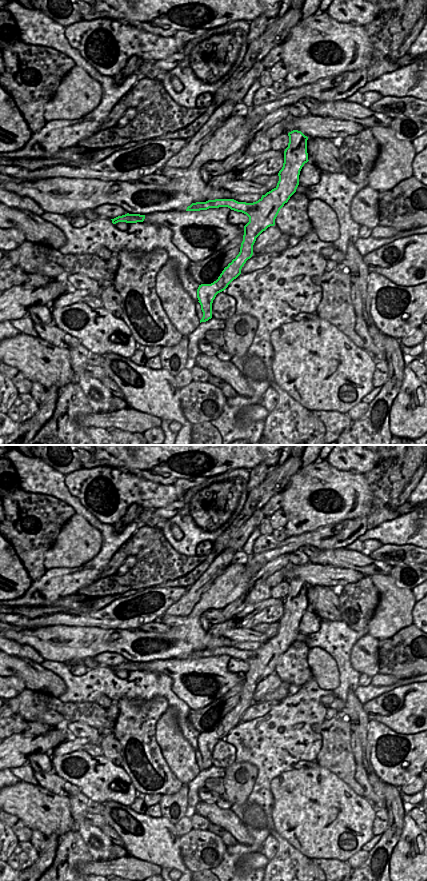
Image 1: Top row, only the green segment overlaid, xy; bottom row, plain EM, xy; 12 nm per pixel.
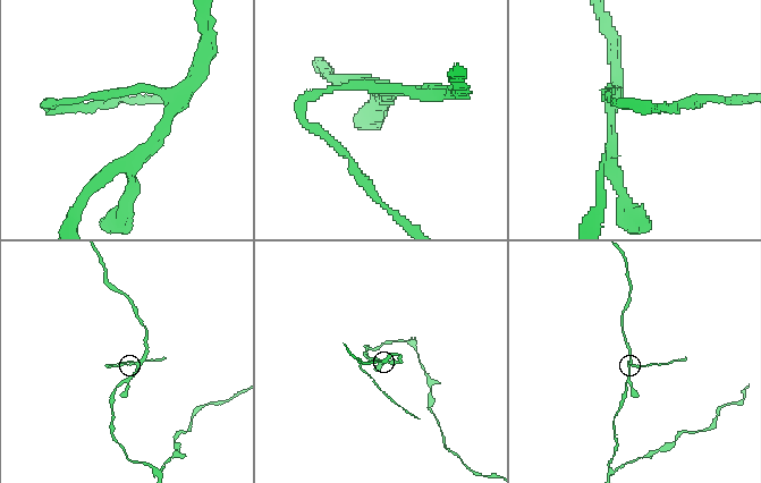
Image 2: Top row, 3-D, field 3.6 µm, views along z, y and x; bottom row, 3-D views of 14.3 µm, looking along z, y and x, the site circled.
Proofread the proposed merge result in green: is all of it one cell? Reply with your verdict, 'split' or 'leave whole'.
split

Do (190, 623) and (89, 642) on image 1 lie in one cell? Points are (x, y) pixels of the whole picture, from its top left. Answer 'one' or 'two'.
one

